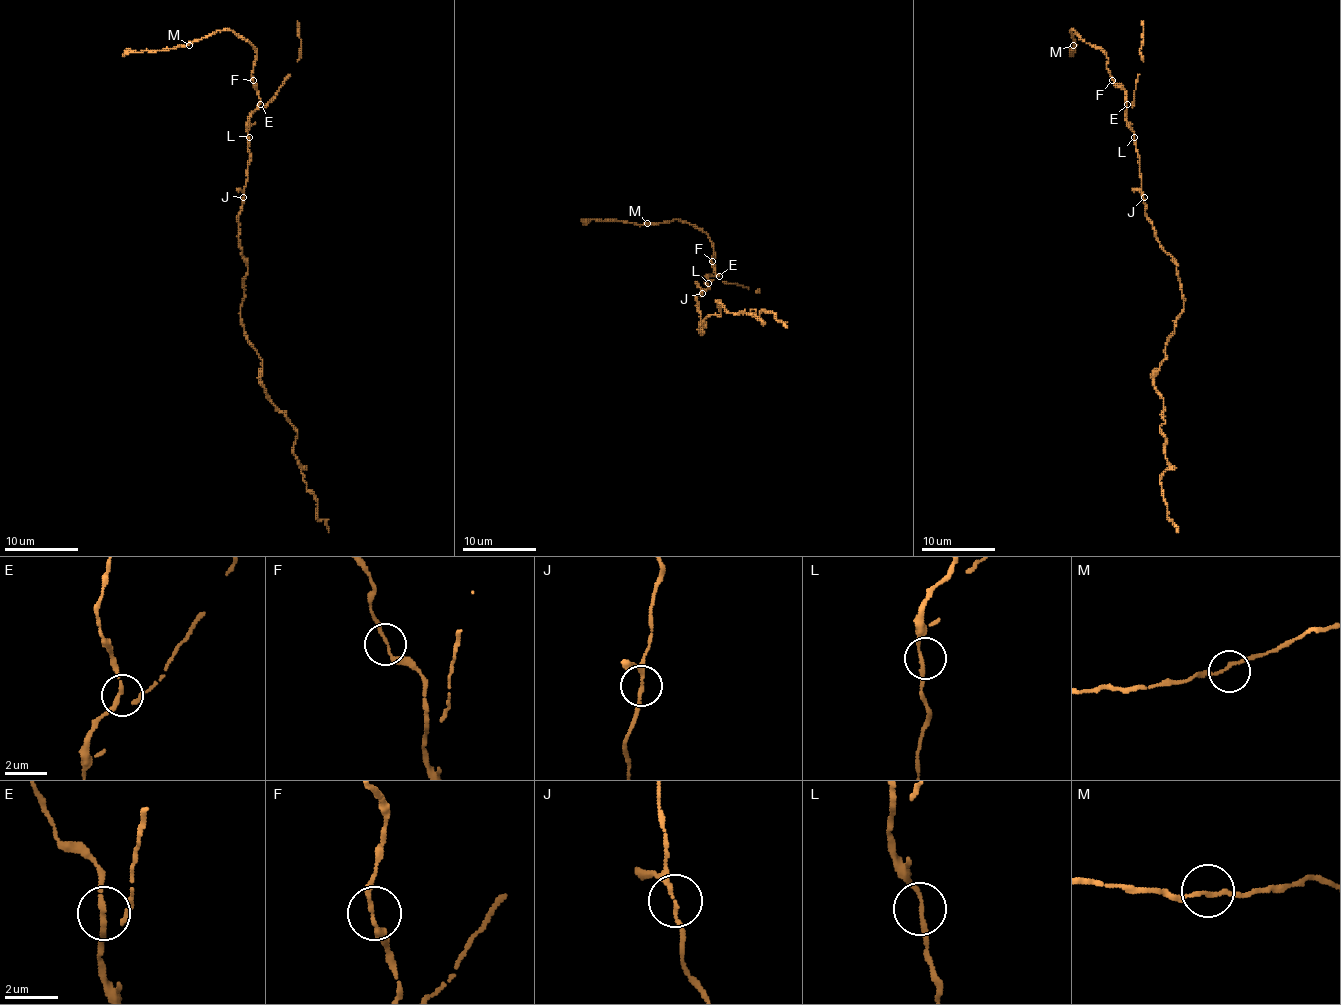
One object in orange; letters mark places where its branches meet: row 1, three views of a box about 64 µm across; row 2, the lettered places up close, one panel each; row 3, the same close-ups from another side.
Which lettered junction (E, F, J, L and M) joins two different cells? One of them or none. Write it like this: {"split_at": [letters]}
{"split_at": []}

